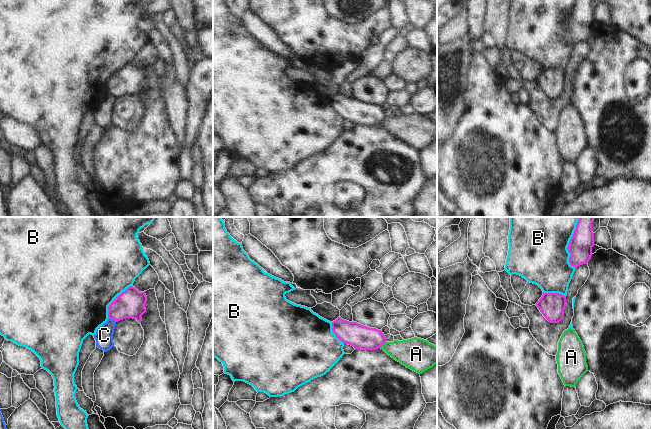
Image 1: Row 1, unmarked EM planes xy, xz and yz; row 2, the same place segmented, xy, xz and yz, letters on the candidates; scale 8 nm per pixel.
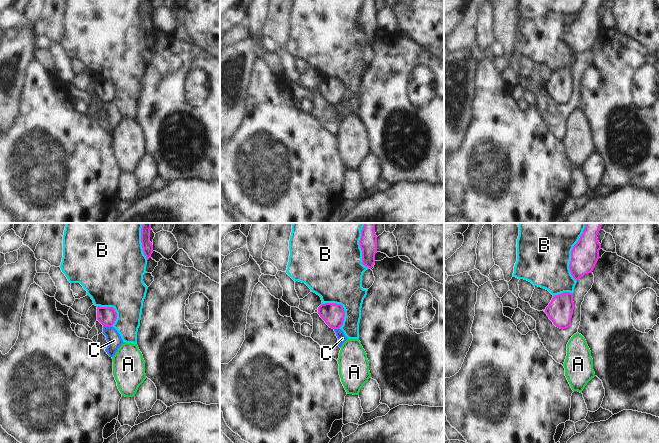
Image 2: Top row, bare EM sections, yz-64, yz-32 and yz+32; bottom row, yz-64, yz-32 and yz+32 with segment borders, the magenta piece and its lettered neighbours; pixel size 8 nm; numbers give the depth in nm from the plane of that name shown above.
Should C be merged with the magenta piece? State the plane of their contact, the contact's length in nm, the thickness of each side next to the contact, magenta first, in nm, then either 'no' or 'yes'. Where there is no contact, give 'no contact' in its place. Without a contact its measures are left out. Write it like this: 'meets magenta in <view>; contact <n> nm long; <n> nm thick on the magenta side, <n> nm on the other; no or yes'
meets magenta in xy; contact 80 nm long; 220 nm thick on the magenta side, 140 nm on the other; no

